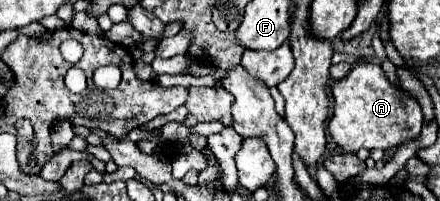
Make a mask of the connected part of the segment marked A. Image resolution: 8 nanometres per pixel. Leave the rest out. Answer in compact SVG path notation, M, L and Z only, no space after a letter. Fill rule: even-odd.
M361 62L357 66L353 66L353 70L341 78L335 80L331 84L331 94L333 94L333 116L329 118L327 130L331 140L343 148L343 152L357 152L359 148L381 148L381 150L389 150L389 148L397 148L403 142L413 140L415 136L419 136L421 132L421 110L405 110L403 106L409 102L409 96L405 96L403 90L397 90L395 86L391 86L381 70L381 66L371 64L371 62ZM411 116L417 116L417 122L411 122Z

